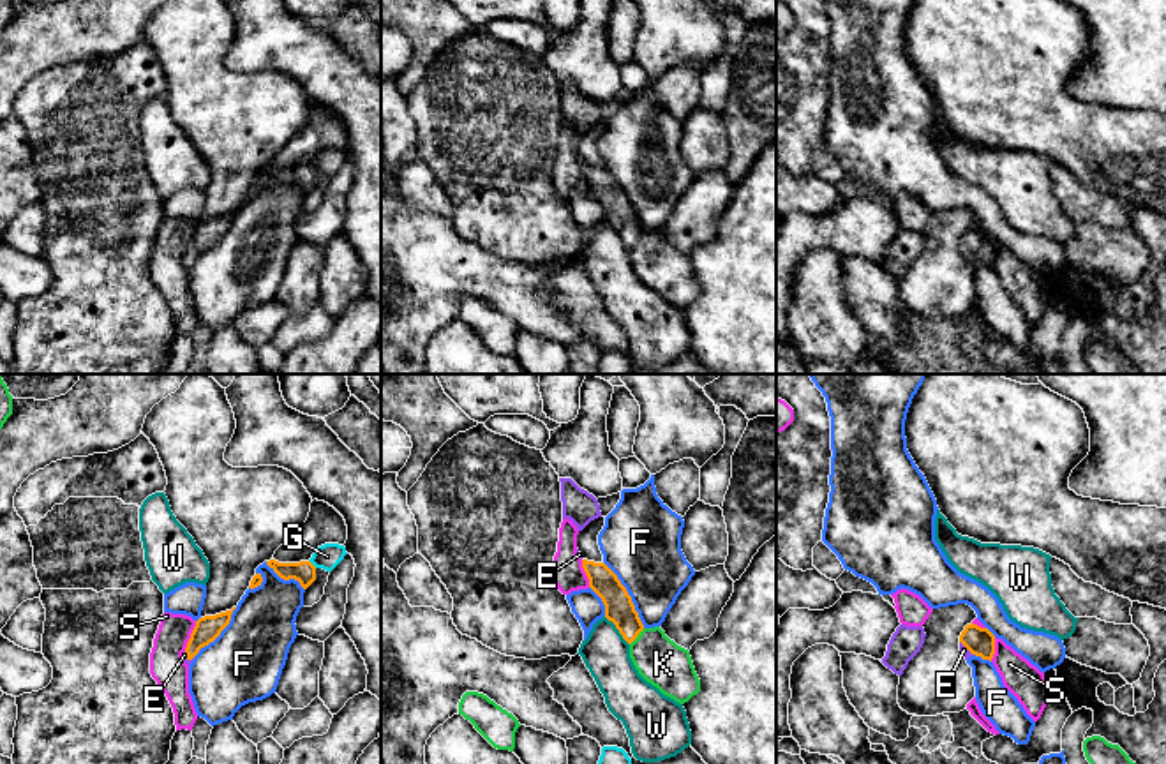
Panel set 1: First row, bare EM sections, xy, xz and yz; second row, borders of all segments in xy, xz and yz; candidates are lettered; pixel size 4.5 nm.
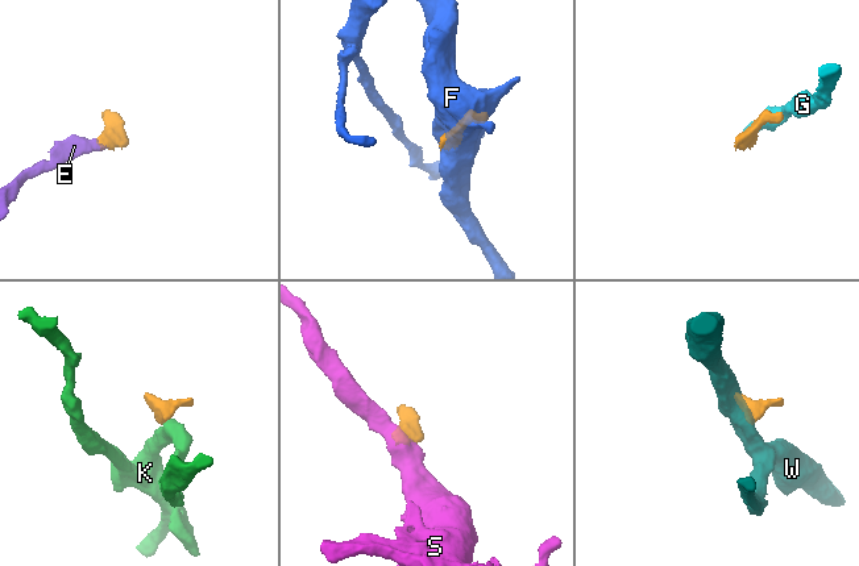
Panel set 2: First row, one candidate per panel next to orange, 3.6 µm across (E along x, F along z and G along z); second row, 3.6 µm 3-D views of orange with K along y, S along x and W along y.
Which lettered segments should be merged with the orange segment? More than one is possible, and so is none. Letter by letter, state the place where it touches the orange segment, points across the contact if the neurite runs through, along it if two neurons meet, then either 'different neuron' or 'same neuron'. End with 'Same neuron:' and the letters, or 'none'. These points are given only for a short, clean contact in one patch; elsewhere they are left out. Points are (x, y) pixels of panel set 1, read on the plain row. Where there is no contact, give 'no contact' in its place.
E: meets orange in xy at (187, 262); runs through xy (207, 233), (187, 262), (184, 260); same neuron
F: meets orange in xz at (628, 200); different neuron
G: meets orange in xy at (311, 168); border along xy (309, 164), (316, 172); different neuron
K: meets orange in xz at (637, 240); border along xz (644, 233), (630, 249); different neuron
S: meets orange in xy at (191, 240); border along xy (196, 226), (184, 254); different neuron
W: meets orange in xz at (618, 233); border along xz (604, 221), (628, 249); different neuron
Same neuron: E

